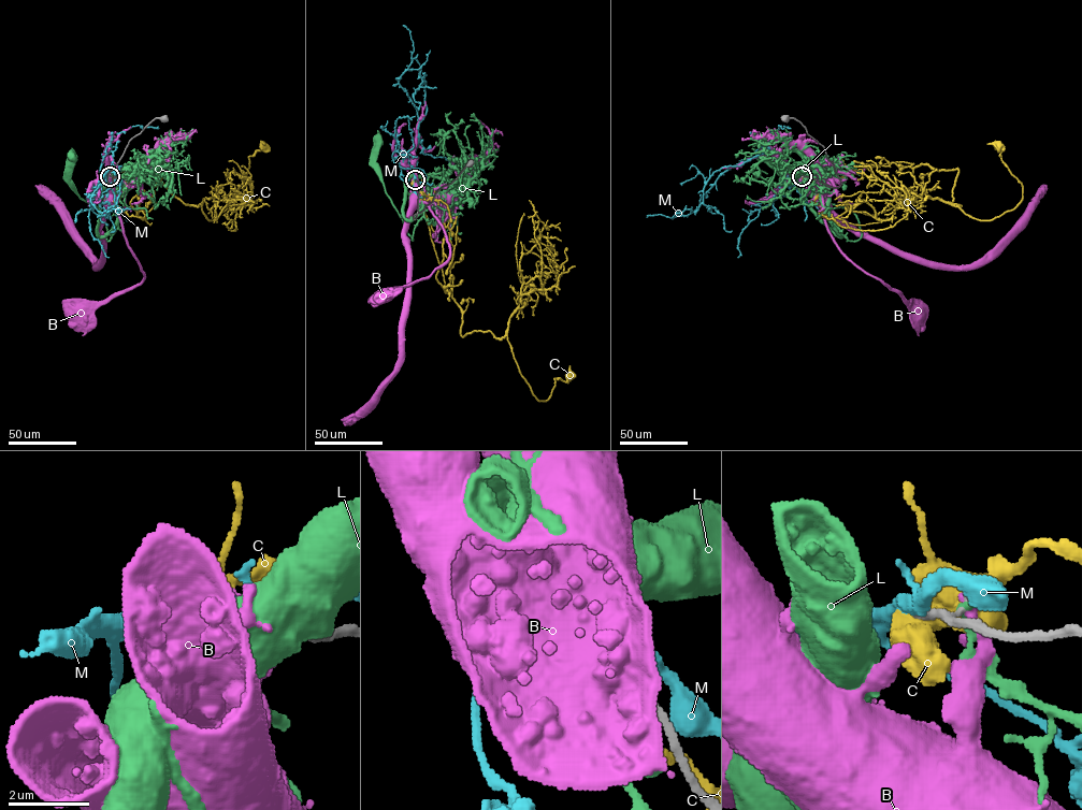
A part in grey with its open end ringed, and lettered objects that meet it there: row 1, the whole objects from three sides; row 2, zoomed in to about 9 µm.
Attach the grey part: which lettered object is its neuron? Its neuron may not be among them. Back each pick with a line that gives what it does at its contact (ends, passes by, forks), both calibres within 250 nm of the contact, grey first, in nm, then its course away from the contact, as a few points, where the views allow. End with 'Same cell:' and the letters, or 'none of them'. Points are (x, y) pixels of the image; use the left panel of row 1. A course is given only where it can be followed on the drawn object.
M: It forks there. Thickness 170 nm (grey) against 300 nm. Its course: (110, 175), (102, 176), (101, 165), (112, 152), (111, 167), (90, 197), (107, 218), (105, 214), (97, 217)
Same cell: M

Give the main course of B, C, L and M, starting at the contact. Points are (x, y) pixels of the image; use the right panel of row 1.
B: (803, 175), (814, 190), (817, 167), (805, 150)
C: (802, 176), (897, 162), (957, 169), (961, 205), (951, 203), (989, 220), (1022, 199), (996, 146)
L: (803, 175), (825, 188), (828, 218), (849, 241), (857, 241), (861, 231), (852, 211), (794, 188), (762, 155)
M: (802, 175), (792, 176), (780, 155), (763, 153), (723, 172), (691, 213), (673, 218), (661, 214), (647, 217)

